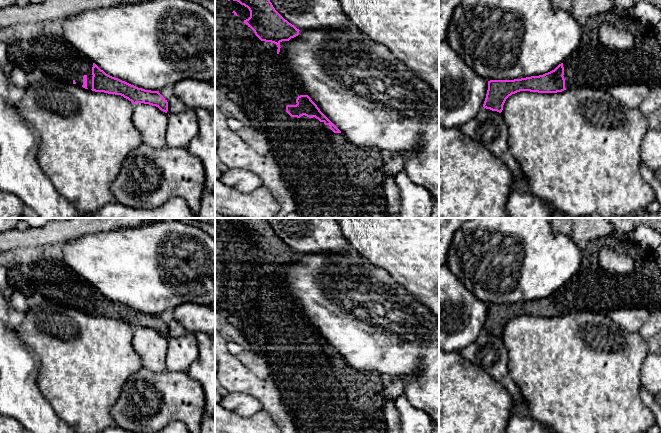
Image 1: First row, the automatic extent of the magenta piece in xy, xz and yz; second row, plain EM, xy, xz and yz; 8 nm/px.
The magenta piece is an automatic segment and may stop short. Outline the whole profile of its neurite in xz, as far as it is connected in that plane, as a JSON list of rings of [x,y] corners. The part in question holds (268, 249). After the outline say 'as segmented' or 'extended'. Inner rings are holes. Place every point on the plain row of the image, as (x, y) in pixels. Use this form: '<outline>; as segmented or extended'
[[[215,218],[215,221],[237,225],[247,231],[250,241],[244,247],[261,265],[276,268],[277,278],[282,265],[289,265],[299,259],[300,254],[275,234],[266,218]]]; as segmented

